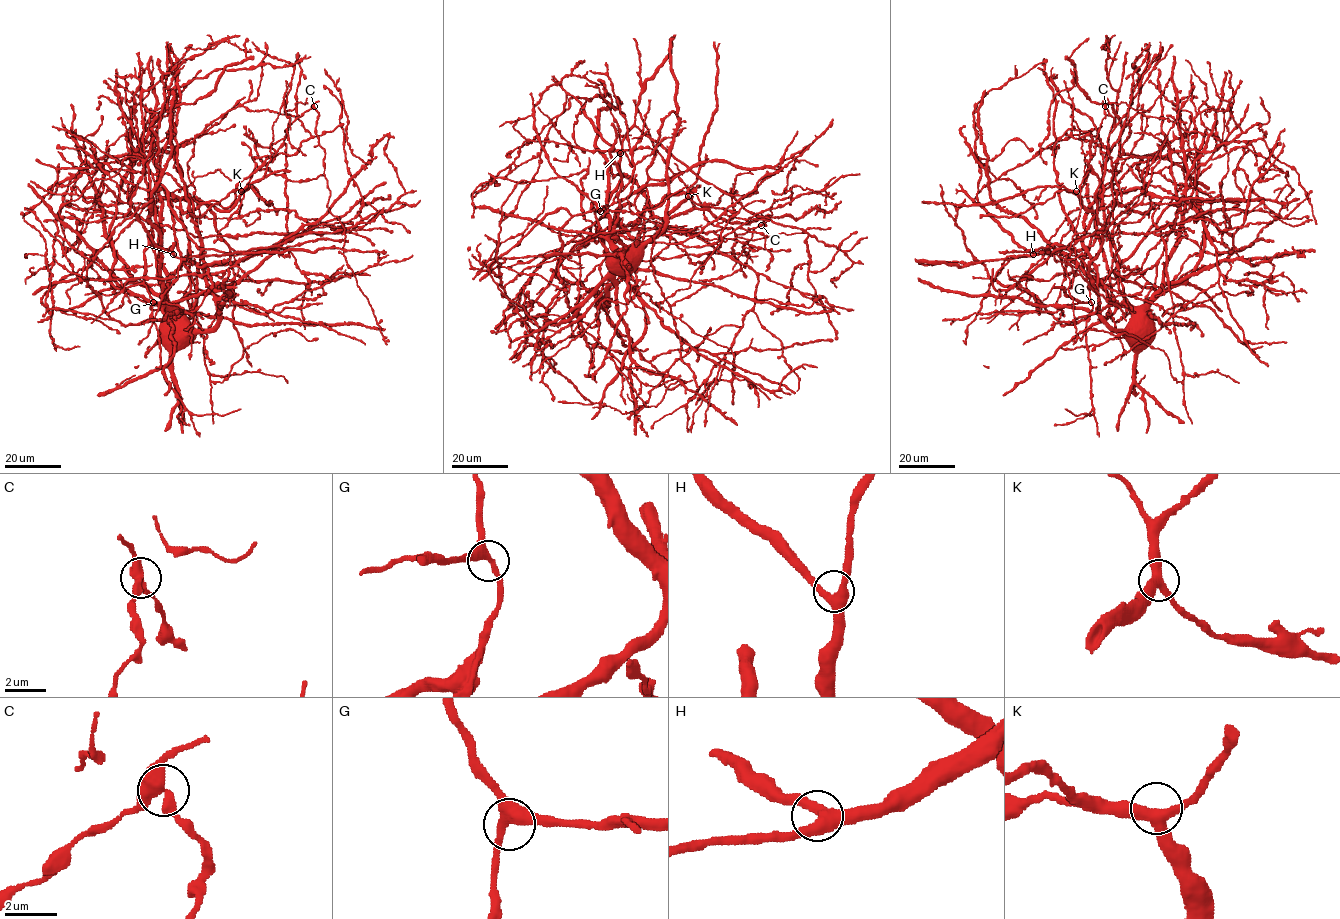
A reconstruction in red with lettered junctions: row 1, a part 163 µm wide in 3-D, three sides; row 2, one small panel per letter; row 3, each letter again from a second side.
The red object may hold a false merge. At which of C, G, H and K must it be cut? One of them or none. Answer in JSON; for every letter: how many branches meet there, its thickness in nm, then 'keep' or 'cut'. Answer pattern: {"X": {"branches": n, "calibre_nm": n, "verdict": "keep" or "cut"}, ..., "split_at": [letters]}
{"C": {"branches": 3, "calibre_nm": 440, "verdict": "cut"}, "G": {"branches": 3, "calibre_nm": 360, "verdict": "keep"}, "H": {"branches": 3, "calibre_nm": 440, "verdict": "keep"}, "K": {"branches": 3, "calibre_nm": 400, "verdict": "keep"}, "split_at": ["C"]}

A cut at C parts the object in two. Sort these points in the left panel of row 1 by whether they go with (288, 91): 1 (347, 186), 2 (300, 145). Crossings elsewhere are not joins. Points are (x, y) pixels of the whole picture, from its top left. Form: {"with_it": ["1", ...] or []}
{"with_it": ["1", "2"]}

